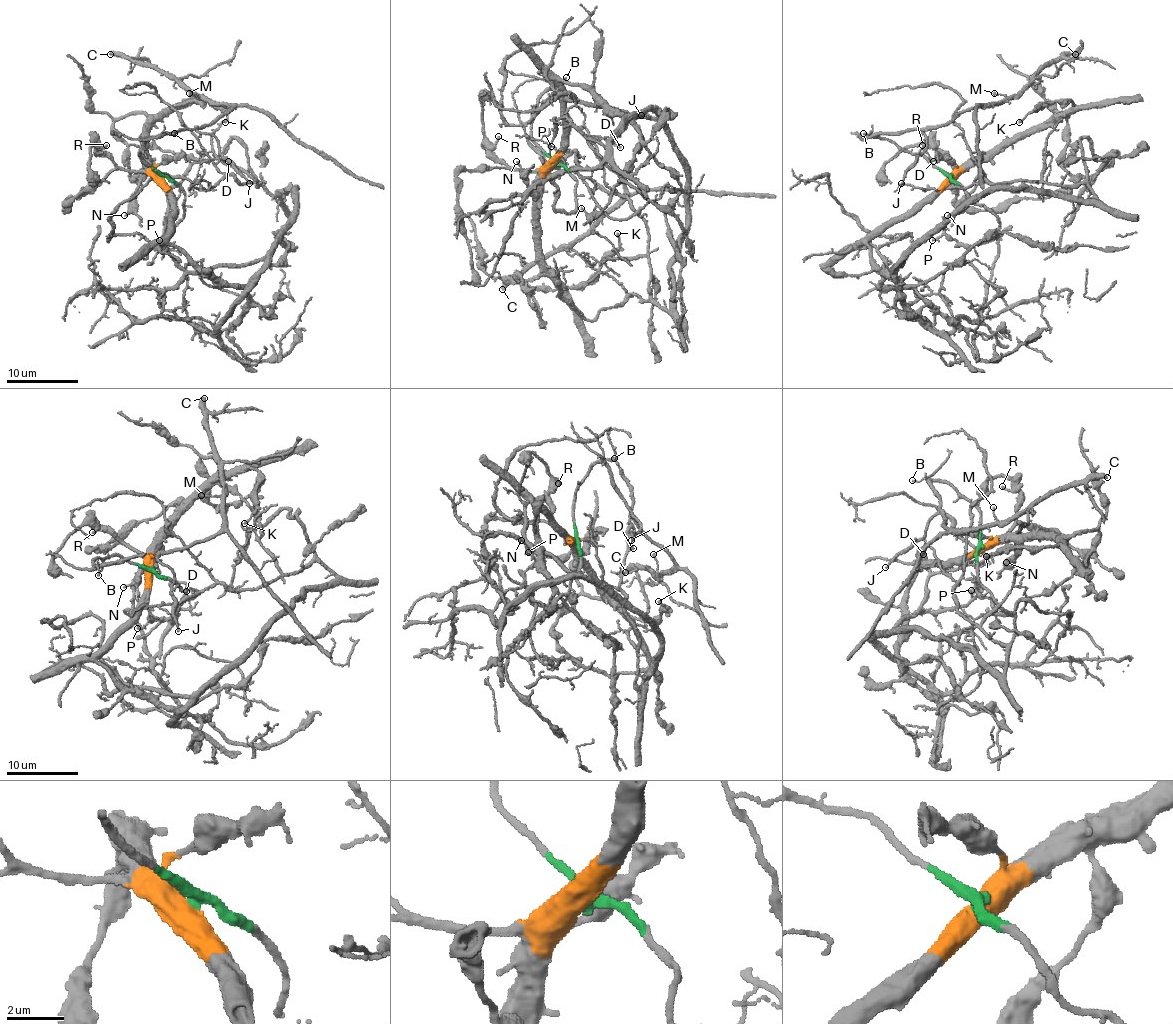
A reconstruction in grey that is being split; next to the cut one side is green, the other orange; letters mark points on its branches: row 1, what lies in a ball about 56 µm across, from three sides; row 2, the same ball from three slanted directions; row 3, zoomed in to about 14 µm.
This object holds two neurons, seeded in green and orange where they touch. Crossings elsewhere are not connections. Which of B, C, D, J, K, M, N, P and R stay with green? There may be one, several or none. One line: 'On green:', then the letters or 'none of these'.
On green: B, C, D, J, M, P

